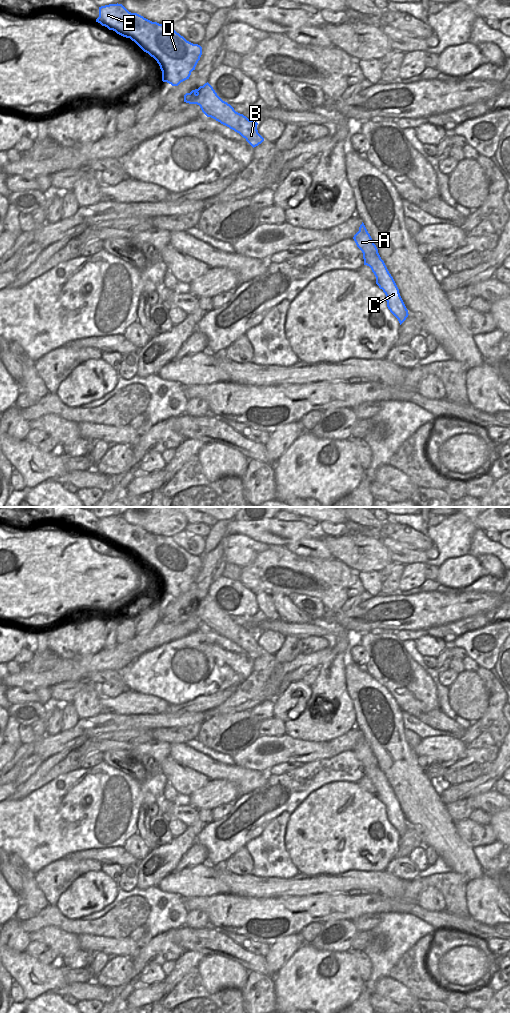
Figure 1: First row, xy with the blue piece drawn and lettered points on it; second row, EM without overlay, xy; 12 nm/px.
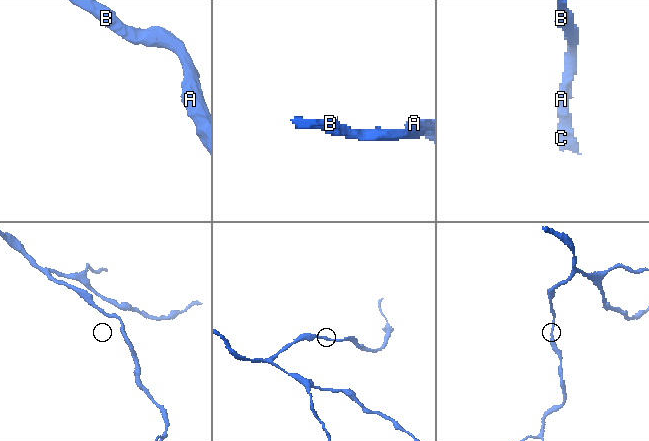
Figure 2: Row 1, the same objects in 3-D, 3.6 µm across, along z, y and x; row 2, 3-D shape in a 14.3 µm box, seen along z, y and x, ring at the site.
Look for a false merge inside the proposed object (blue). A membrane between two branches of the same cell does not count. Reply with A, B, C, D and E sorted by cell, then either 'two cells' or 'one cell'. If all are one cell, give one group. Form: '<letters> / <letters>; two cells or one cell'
A B C D E; one cell

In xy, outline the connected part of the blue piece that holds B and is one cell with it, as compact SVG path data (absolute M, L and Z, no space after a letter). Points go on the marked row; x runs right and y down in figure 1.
M208 82L198 89L186 93L184 102L199 105L207 117L211 117L239 133L253 148L264 141L264 138L258 133L258 123L236 112L230 104L217 95Z

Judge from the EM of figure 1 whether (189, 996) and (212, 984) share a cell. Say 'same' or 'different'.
different

